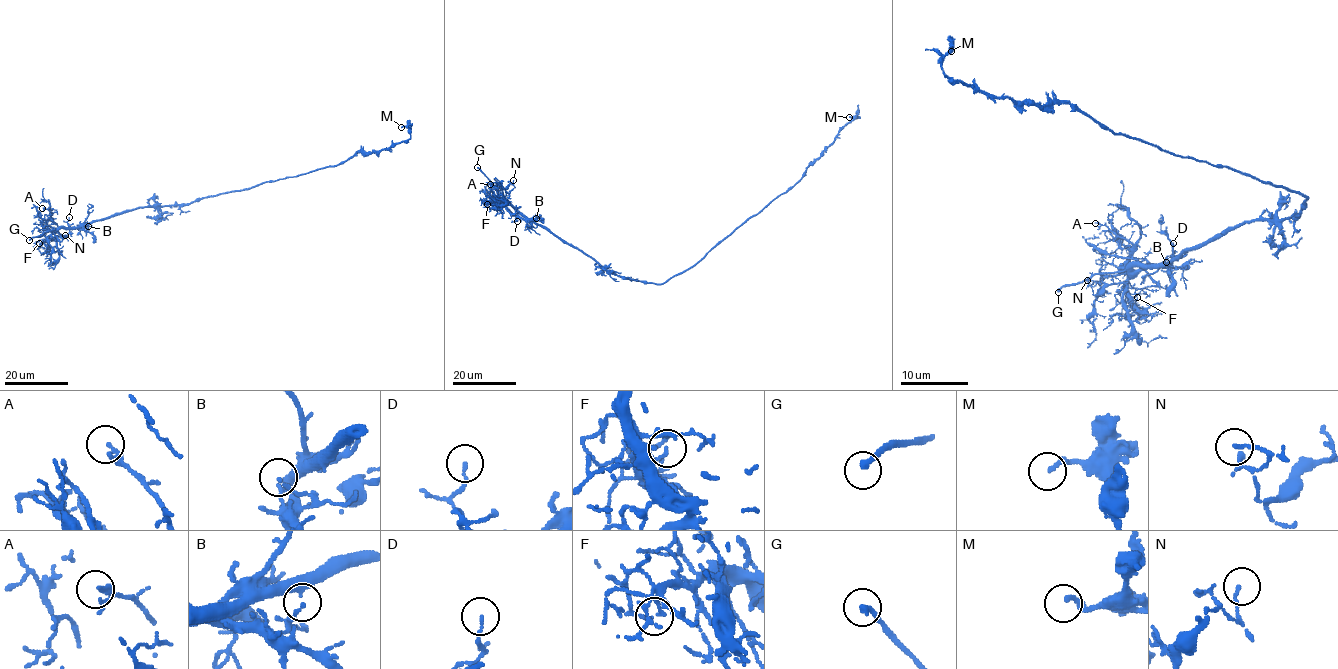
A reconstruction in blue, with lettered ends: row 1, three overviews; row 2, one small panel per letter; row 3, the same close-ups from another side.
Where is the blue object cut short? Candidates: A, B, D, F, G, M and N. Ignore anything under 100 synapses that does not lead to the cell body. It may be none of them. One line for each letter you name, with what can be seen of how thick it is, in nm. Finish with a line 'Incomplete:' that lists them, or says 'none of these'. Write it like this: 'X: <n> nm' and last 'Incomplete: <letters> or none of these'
G: 240 nm
Incomplete: G

